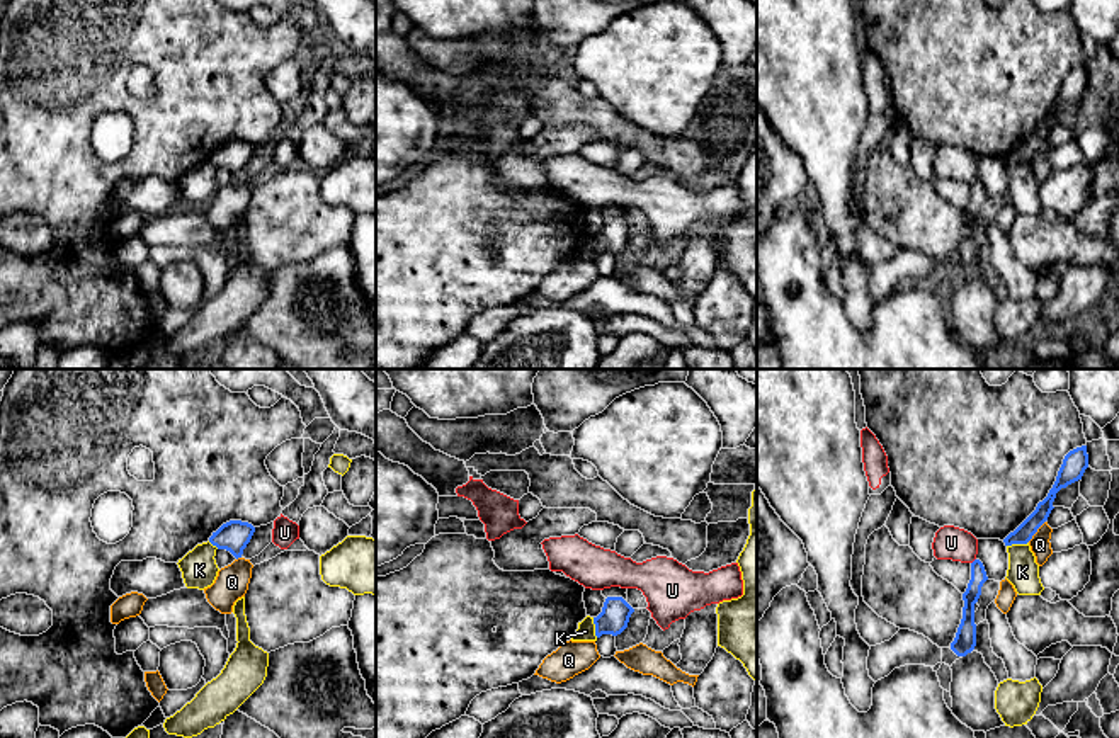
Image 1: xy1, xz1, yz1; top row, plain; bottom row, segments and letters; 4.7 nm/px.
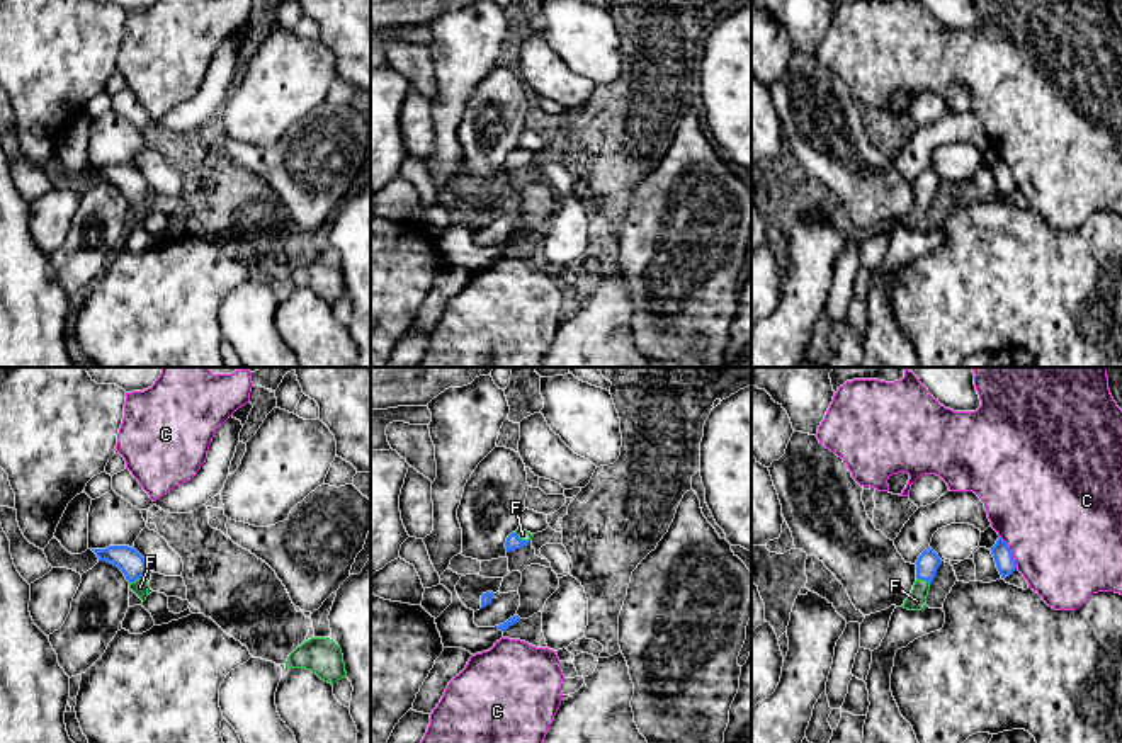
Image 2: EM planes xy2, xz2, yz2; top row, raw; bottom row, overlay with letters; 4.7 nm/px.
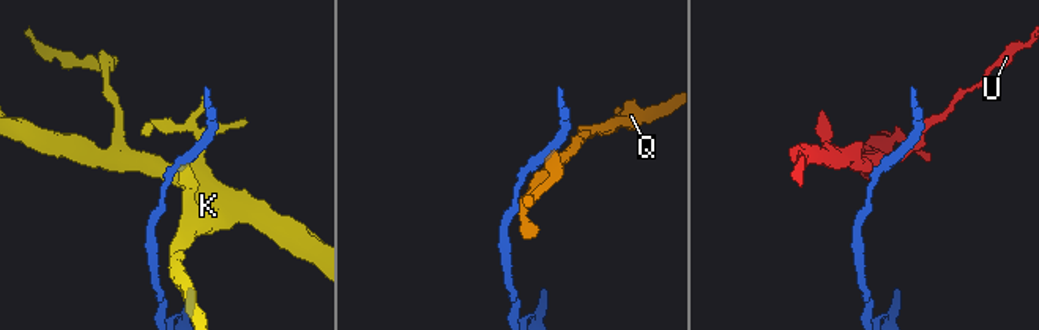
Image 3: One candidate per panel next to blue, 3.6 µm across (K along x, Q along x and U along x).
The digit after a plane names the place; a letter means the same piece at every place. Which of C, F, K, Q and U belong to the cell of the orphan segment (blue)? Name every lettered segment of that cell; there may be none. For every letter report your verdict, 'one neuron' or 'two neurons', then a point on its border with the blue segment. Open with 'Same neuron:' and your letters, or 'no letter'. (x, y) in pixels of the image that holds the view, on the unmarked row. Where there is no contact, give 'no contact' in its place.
Same neuron: F
C: two neurons; contact yz2 (1010, 172)
F: one neuron; contact xy2 (136, 198)
K: two neurons; contact yz1 (1017, 162)
Q: two neurons; contact yz1 (1036, 150)
U: two neurons; contact yz1 (973, 181)

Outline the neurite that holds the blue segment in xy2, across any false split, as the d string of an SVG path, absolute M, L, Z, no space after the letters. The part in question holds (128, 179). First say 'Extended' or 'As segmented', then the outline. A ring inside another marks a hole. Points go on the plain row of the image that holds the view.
Extended. M109 165L105 168L92 168L99 180L107 180L117 185L126 199L129 201L129 207L144 221L148 216L148 199L146 192L150 185L144 177L129 165Z

